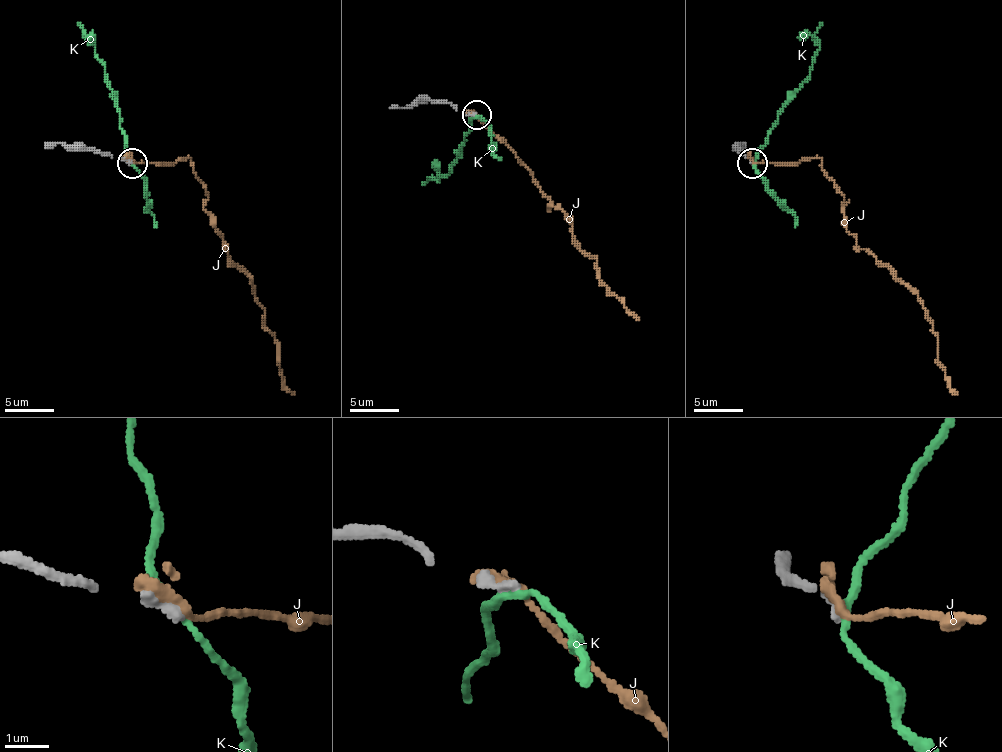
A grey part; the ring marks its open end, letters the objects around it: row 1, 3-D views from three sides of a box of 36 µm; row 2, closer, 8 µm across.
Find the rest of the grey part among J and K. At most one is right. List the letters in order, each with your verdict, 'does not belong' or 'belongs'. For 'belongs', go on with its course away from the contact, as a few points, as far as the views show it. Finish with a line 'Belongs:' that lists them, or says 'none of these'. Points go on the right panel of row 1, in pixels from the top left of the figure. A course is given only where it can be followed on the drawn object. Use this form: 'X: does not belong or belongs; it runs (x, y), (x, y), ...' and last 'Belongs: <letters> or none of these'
J: does not belong
K: does not belong
Belongs: none of these

